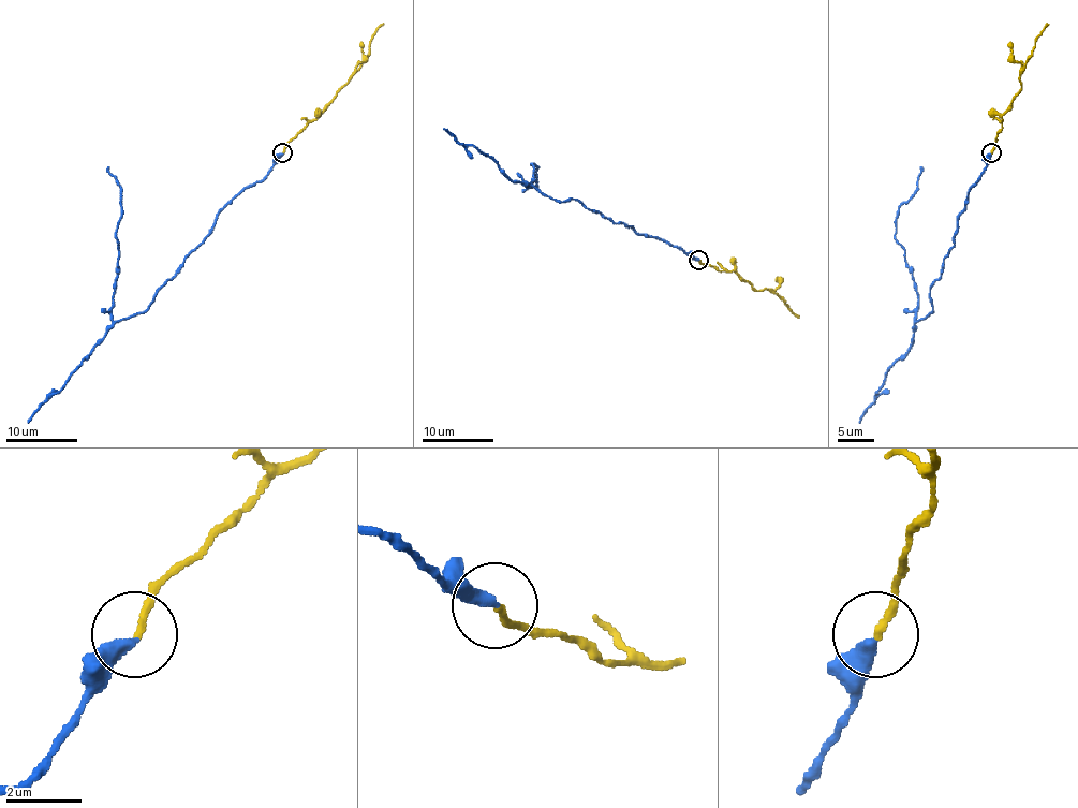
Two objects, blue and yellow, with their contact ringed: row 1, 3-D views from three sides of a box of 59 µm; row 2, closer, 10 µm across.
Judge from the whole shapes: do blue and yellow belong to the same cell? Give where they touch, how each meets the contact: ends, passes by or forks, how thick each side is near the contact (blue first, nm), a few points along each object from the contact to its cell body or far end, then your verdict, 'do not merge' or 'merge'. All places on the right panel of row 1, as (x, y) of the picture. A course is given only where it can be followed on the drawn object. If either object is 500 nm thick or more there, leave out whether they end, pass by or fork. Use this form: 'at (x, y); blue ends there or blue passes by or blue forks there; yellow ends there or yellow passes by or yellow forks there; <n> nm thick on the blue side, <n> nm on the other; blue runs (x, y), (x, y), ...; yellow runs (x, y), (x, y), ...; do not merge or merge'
at (991, 152); blue ends there; yellow ends there; 360 nm thick on the blue side, 180 nm on the other; blue runs (990, 152), (929, 289), (933, 310), (917, 321), (918, 296), (896, 219), (923, 167); yellow runs (990, 152), (1001, 128), (1001, 115), (1021, 88), (1019, 72), (1032, 54), (1037, 37), (1048, 24); do not merge

